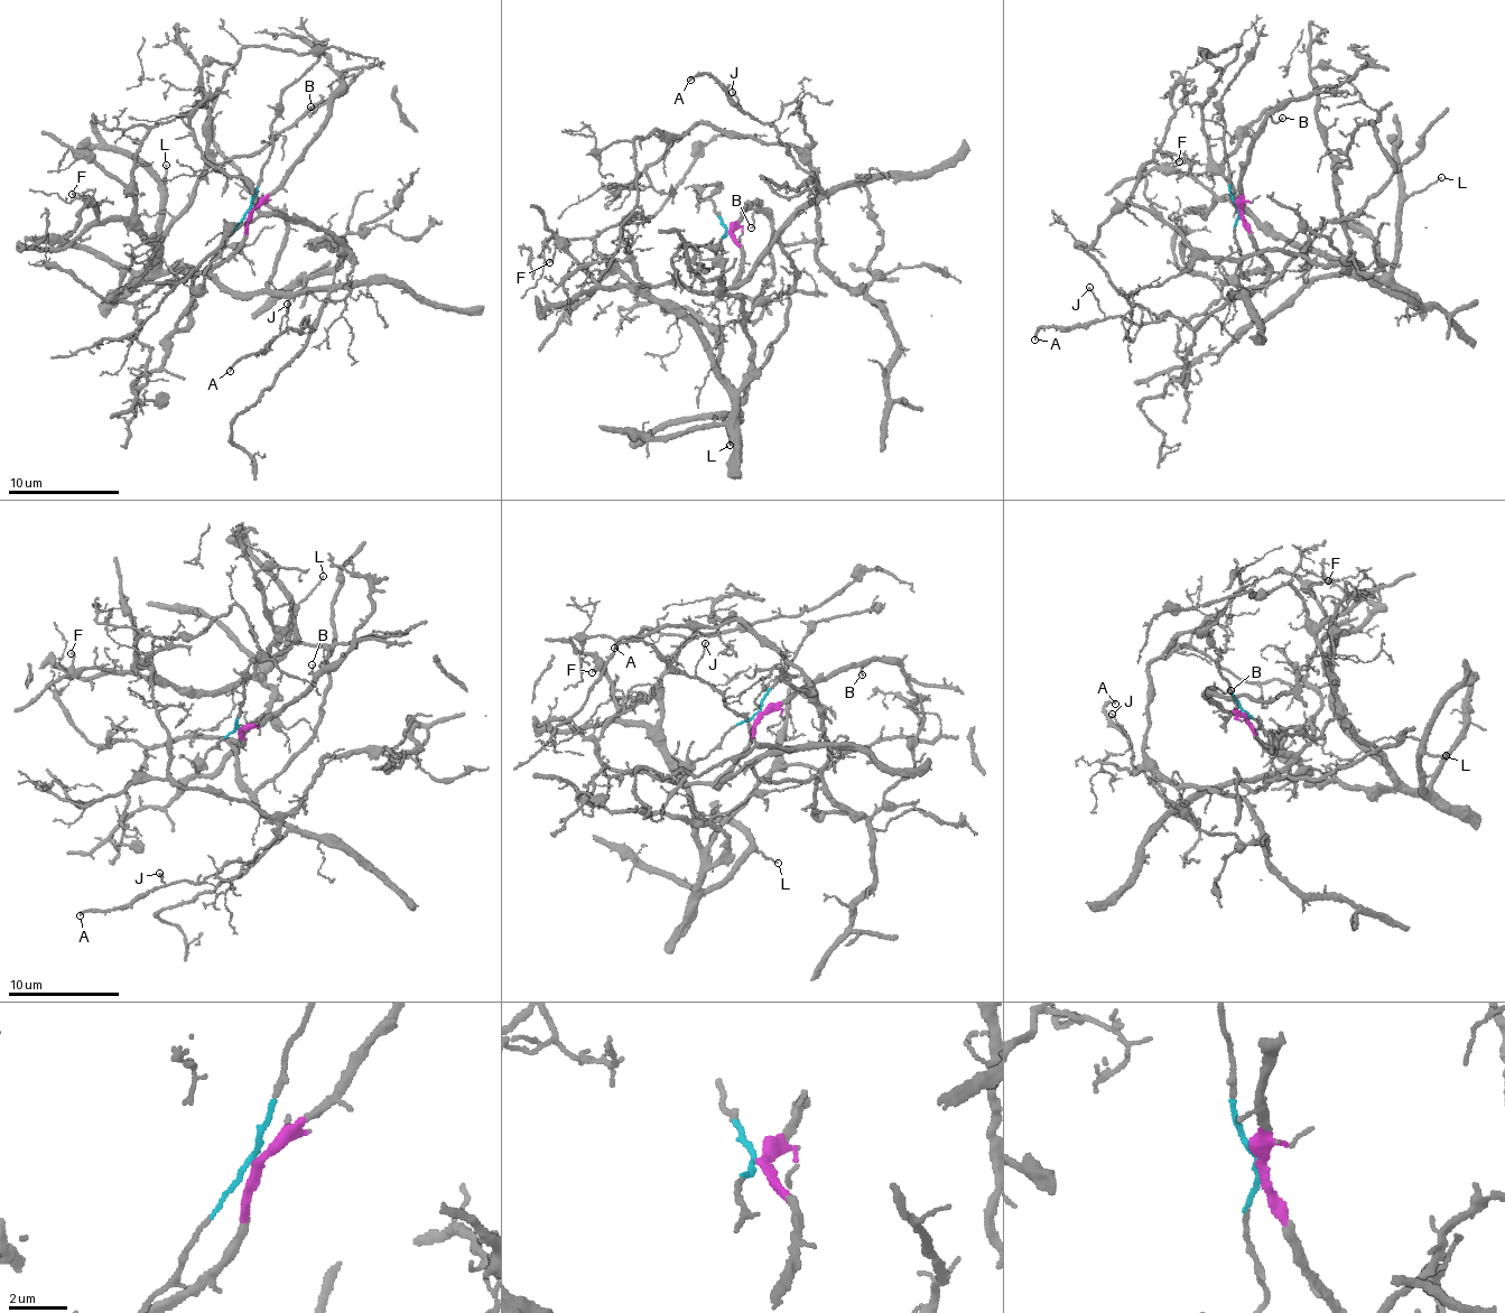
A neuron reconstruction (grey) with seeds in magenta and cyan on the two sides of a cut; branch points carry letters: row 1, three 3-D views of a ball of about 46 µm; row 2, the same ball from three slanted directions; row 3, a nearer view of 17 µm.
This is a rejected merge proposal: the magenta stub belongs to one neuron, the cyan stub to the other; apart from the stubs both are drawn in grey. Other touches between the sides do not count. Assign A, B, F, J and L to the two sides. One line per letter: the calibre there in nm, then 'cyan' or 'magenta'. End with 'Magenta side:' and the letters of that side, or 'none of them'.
A: calibre 150 nm; magenta
B: calibre 130 nm; magenta
F: calibre 130 nm; cyan
J: calibre 120 nm; magenta
L: calibre 130 nm; cyan
Magenta side: A, B, J

